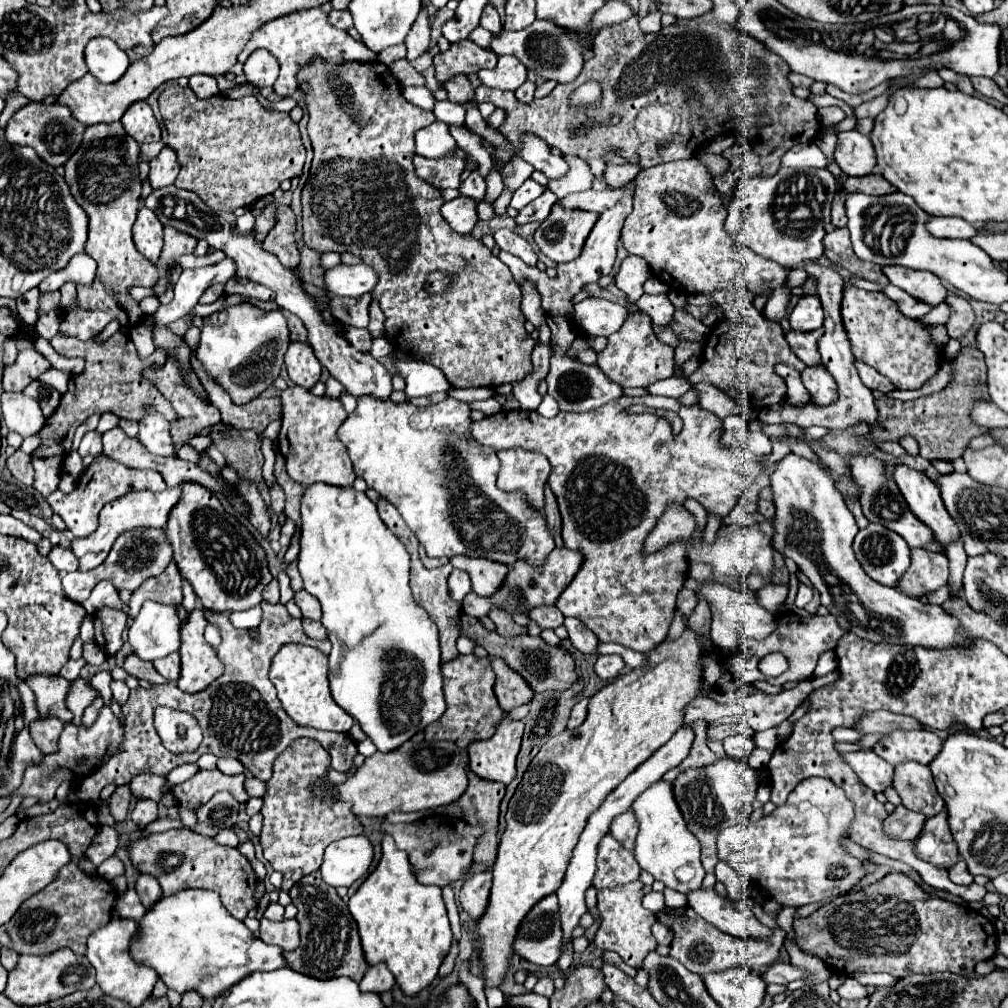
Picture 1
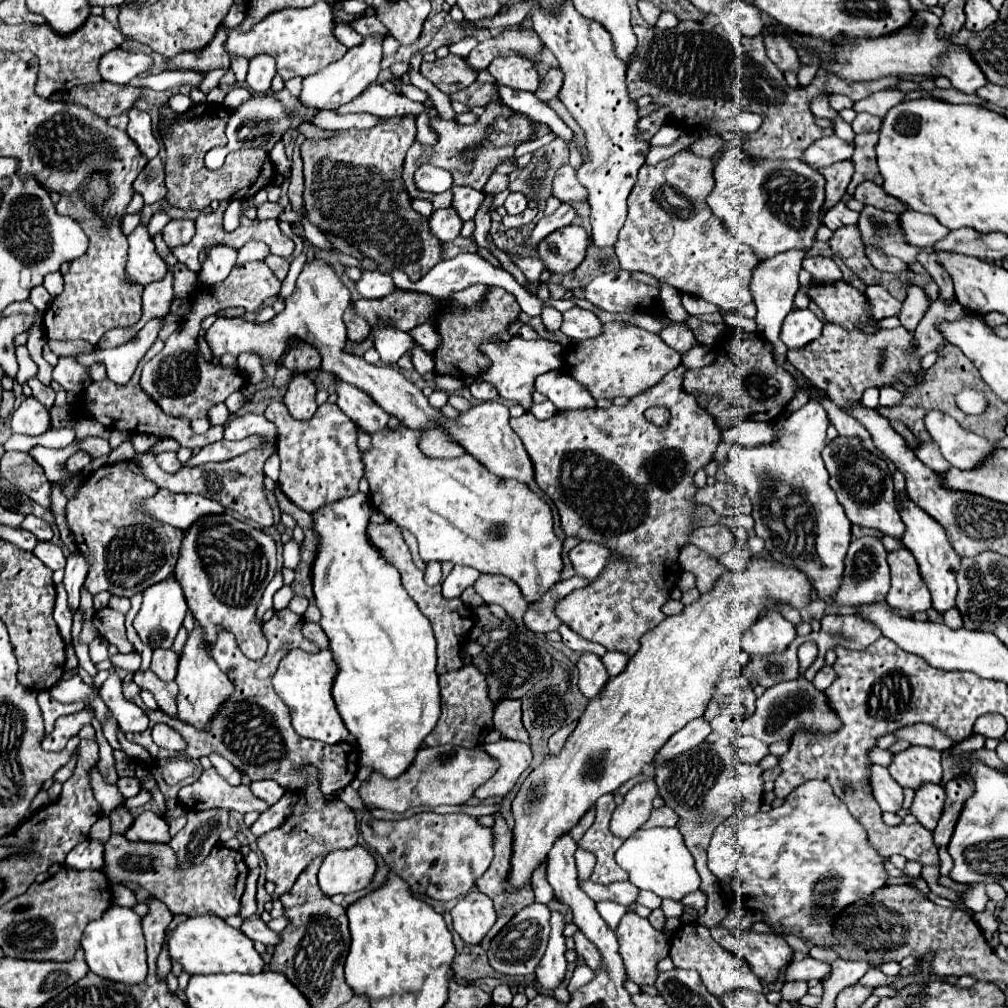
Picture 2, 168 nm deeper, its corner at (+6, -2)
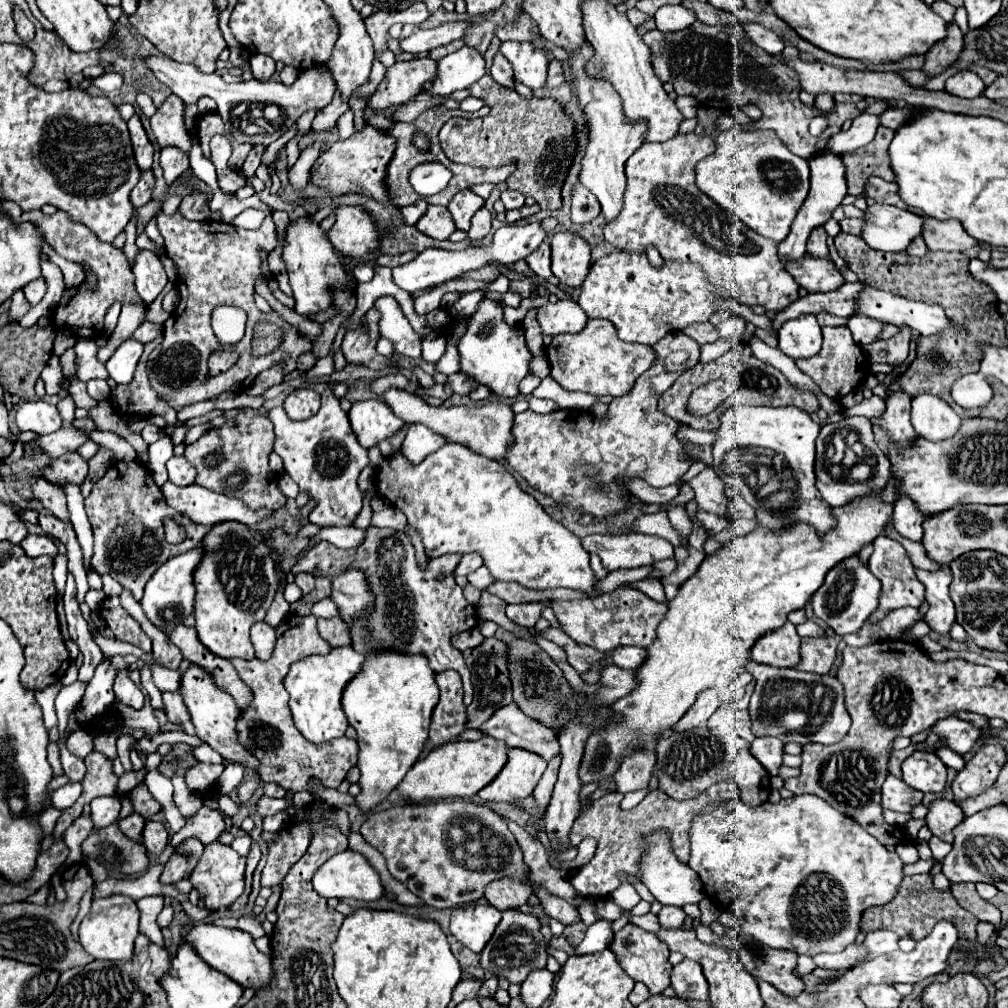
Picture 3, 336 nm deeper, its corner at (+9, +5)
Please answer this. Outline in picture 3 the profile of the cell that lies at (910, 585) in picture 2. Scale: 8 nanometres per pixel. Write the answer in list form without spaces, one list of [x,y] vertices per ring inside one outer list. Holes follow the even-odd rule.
[[[878,536],[874,540],[874,552],[872,552],[872,560],[868,560],[868,568],[872,570],[872,574],[882,582],[882,592],[880,592],[880,606],[874,612],[874,620],[880,620],[884,616],[886,610],[892,608],[902,608],[902,606],[912,606],[912,608],[920,608],[924,604],[924,584],[916,578],[914,574],[914,566],[906,554],[906,550],[892,538],[888,536]]]

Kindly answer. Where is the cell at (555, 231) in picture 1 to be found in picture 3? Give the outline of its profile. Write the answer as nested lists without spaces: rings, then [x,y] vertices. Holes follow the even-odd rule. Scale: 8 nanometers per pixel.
[[[562,230],[552,236],[550,248],[552,248],[552,274],[570,288],[580,286],[590,268],[588,242],[576,232]]]

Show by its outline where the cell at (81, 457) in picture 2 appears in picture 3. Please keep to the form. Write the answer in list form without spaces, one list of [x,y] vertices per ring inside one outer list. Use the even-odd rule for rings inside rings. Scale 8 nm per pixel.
[[[68,452],[52,460],[50,468],[42,476],[52,484],[64,484],[64,482],[82,484],[86,474],[88,474],[88,462],[78,452]]]

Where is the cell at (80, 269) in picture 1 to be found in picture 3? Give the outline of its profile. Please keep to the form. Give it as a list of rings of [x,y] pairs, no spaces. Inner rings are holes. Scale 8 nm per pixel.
[[[40,278],[40,280],[28,282],[22,290],[24,290],[24,296],[26,296],[26,300],[28,300],[30,304],[38,304],[38,302],[44,298],[44,294],[46,294],[46,284],[44,284],[44,280]]]

